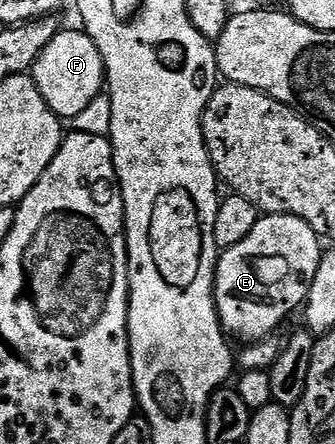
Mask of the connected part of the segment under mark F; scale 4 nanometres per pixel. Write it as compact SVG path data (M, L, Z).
M81 29L58 31L51 45L39 53L31 74L39 93L43 93L43 101L47 101L49 108L62 121L72 121L90 101L95 101L95 97L102 94L106 86L103 57L95 41L91 41L91 37Z

